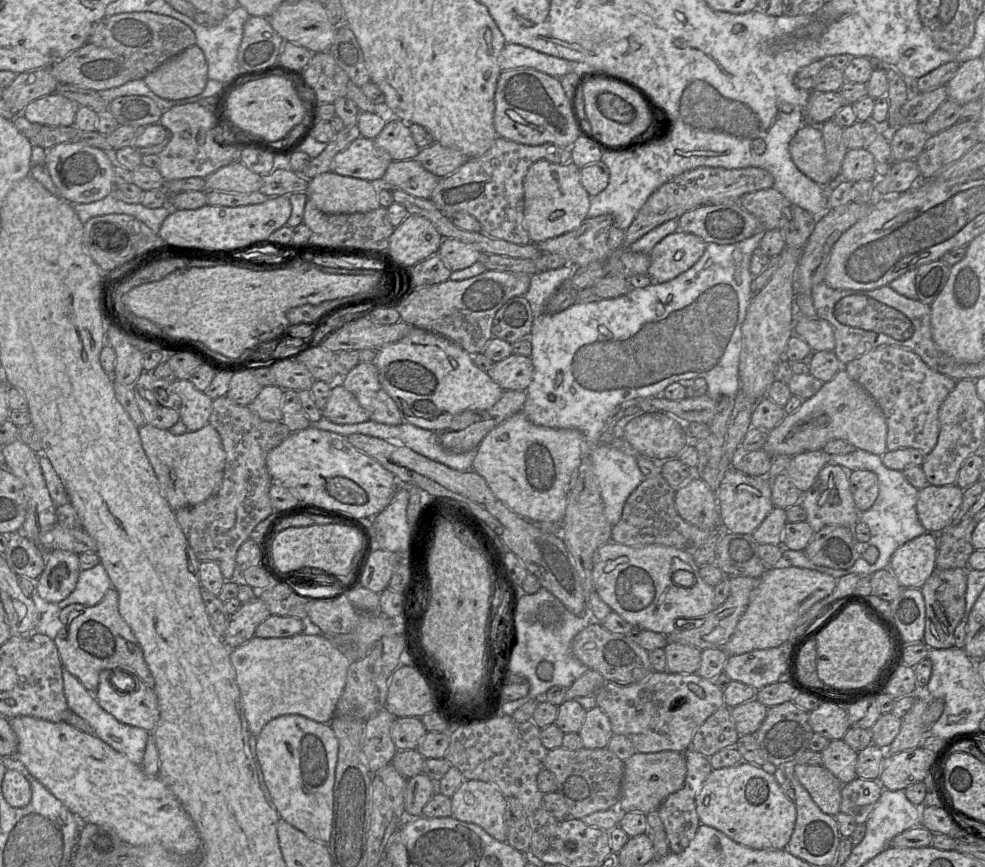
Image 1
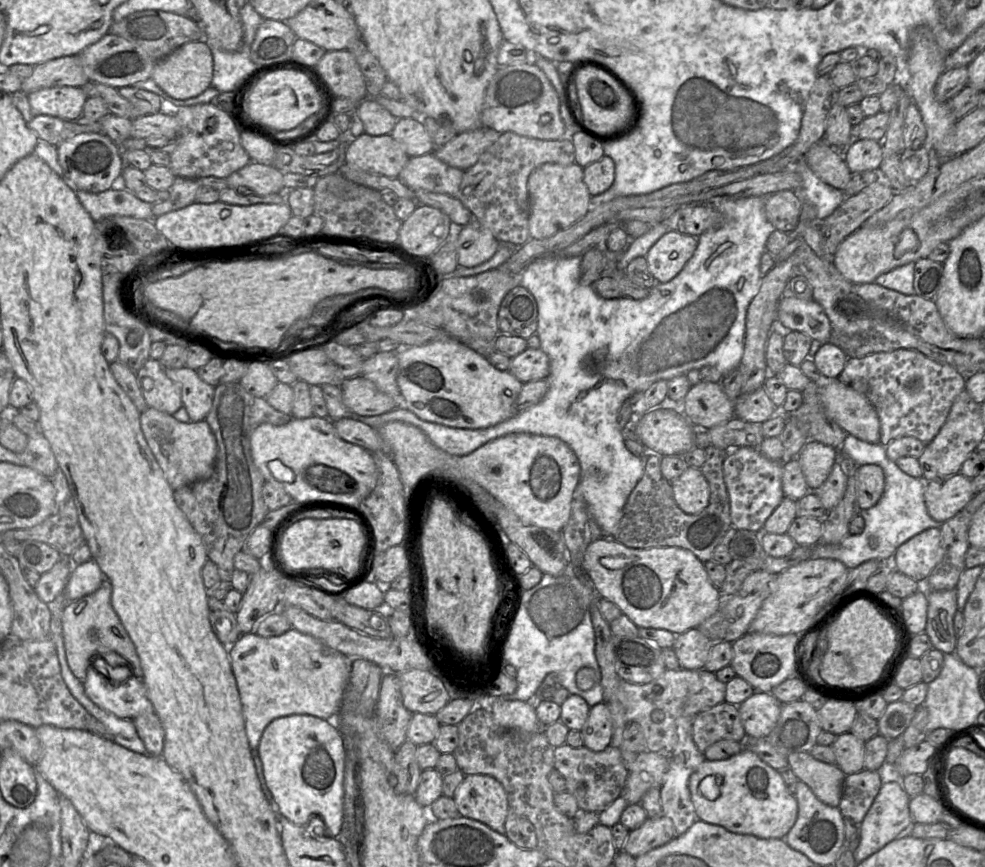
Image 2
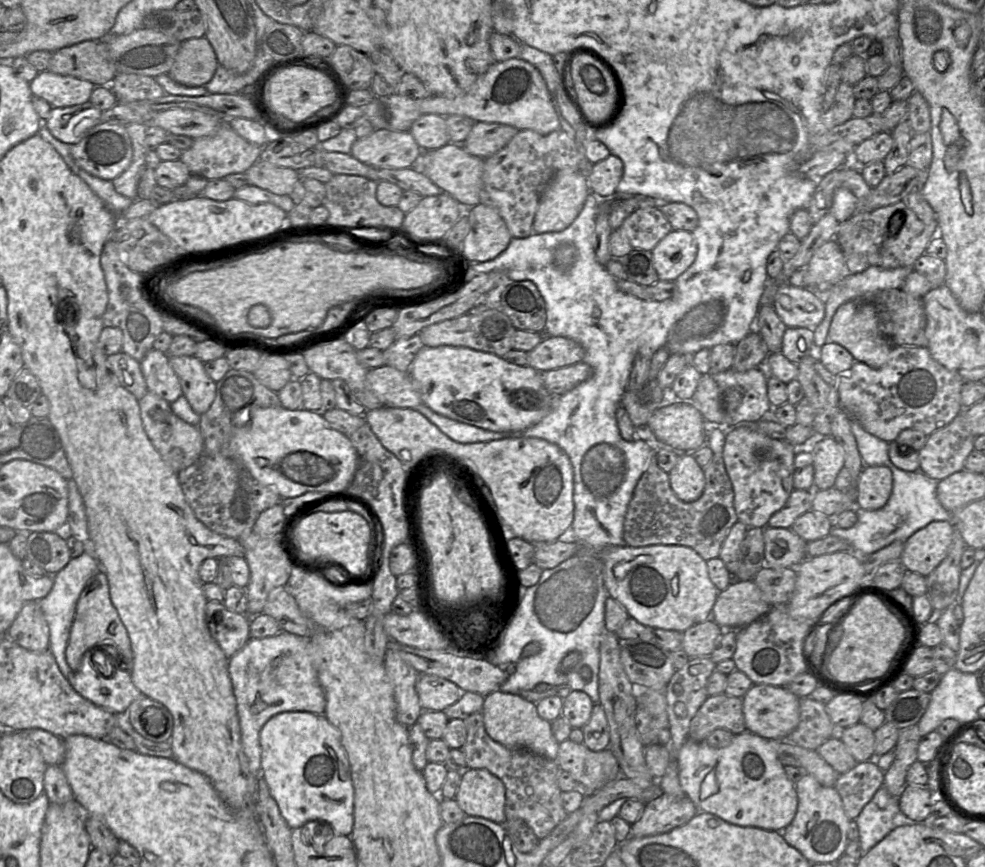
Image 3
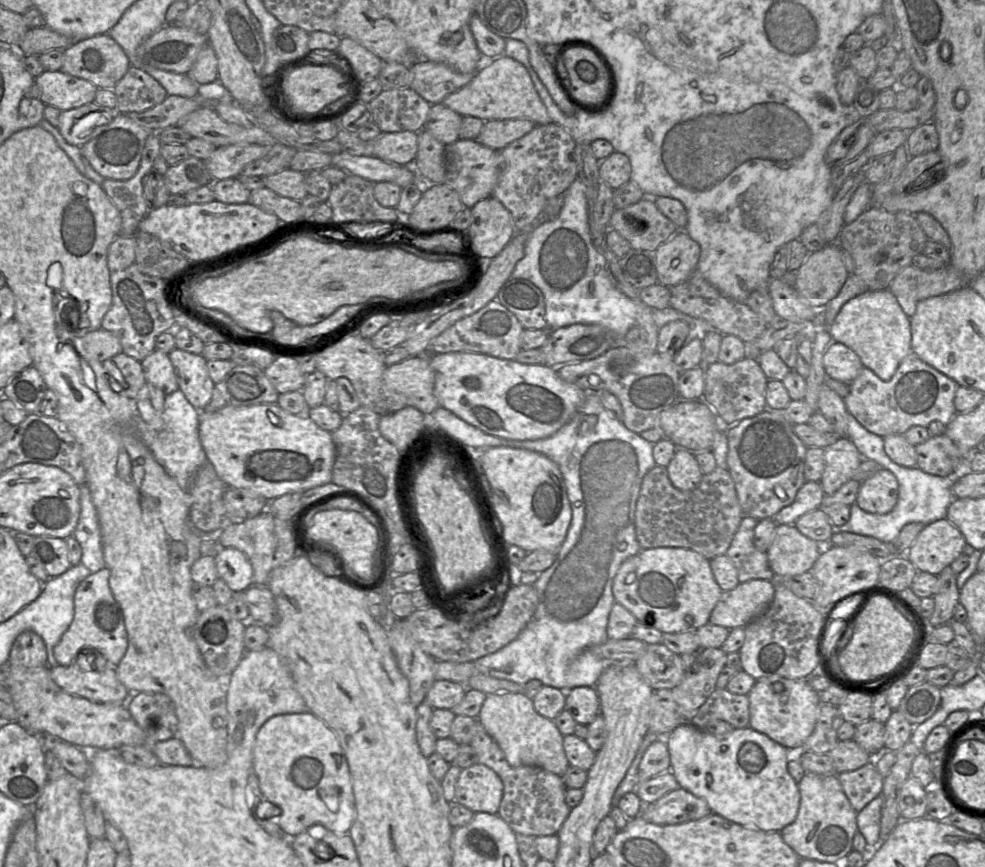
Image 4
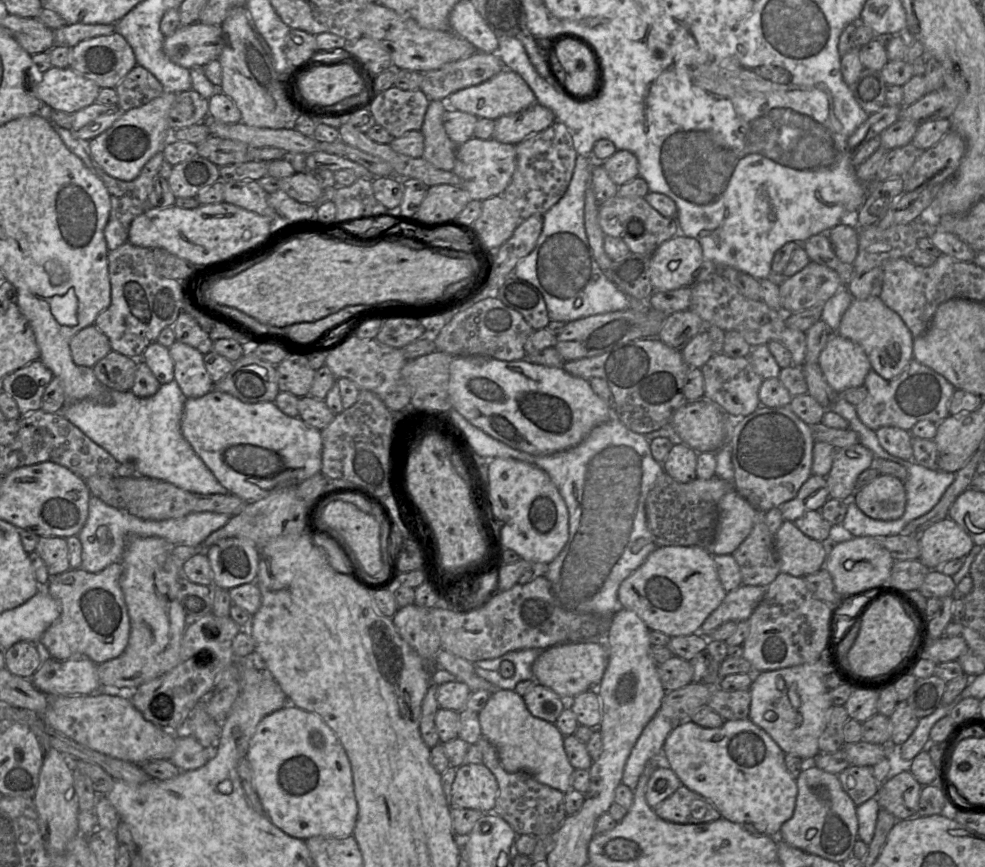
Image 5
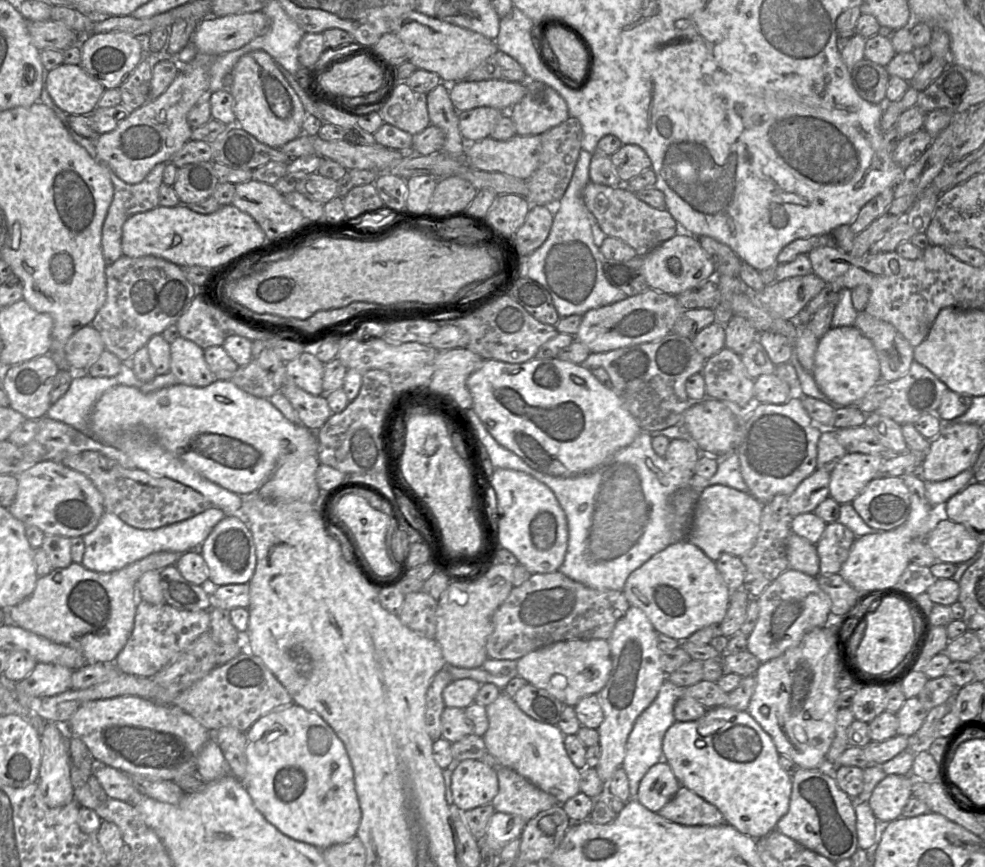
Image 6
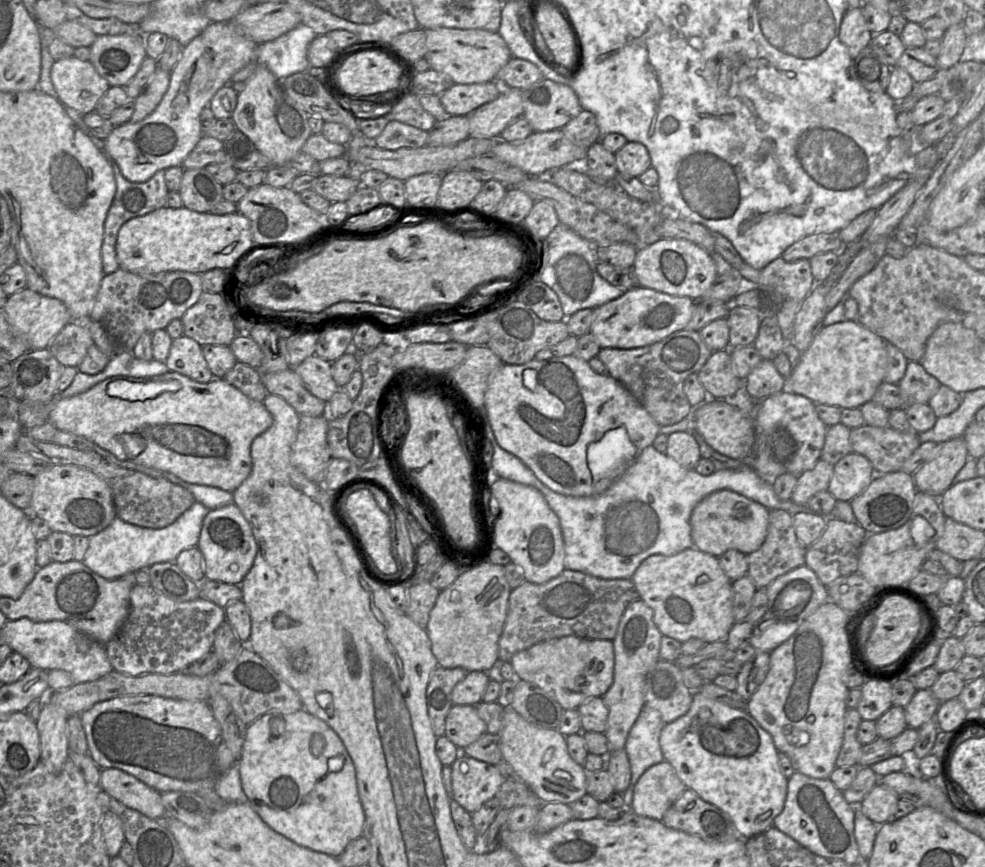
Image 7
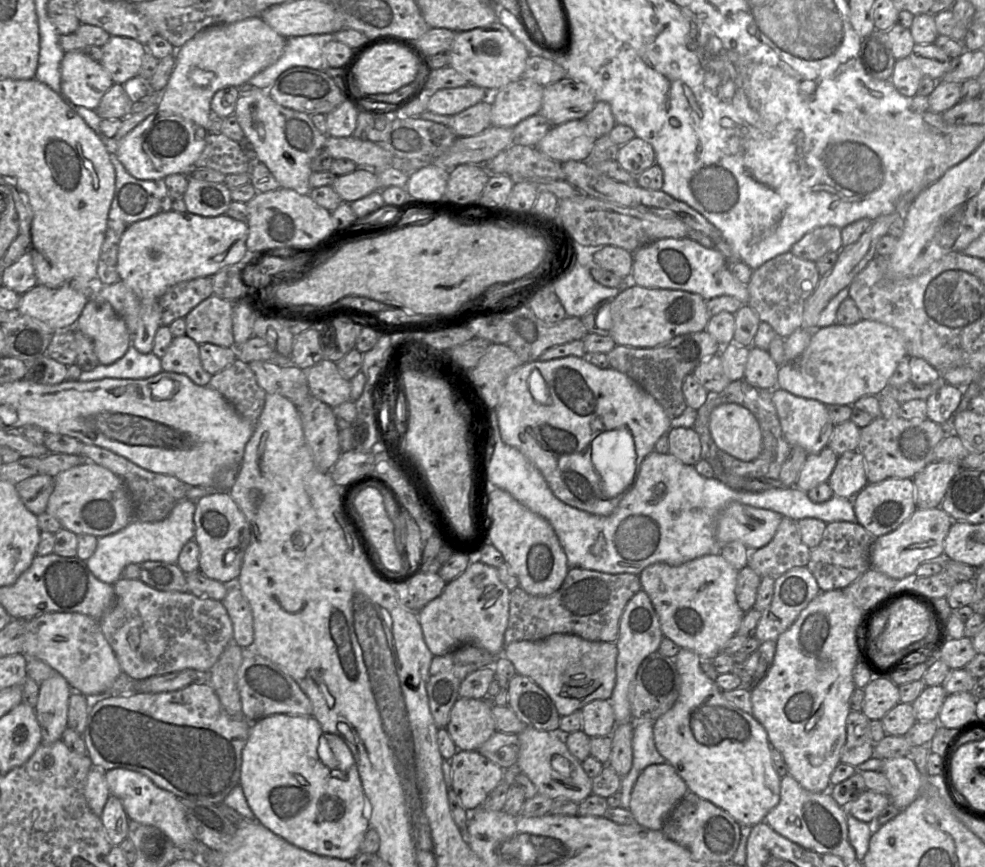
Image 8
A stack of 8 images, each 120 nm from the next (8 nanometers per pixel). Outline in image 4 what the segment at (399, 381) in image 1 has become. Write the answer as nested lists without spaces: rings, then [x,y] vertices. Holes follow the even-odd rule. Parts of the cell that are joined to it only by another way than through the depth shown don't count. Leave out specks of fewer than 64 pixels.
[[[472,352],[429,354],[439,405],[488,435],[538,440],[561,429],[583,404],[587,392],[560,378],[557,368],[521,364]]]

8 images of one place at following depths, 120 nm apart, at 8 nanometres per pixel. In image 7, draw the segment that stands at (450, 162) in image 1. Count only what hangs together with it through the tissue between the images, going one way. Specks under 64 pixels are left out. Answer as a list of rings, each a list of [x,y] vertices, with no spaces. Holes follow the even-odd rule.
[[[542,79],[523,90],[523,117],[534,132],[562,129],[583,110],[568,85]]]

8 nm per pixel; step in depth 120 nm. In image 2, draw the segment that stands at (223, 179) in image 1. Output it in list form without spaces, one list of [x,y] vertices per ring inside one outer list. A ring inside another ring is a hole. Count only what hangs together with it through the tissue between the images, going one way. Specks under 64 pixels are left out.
[[[250,162],[226,178],[228,188],[244,195],[265,196],[285,192],[283,173],[272,165]]]

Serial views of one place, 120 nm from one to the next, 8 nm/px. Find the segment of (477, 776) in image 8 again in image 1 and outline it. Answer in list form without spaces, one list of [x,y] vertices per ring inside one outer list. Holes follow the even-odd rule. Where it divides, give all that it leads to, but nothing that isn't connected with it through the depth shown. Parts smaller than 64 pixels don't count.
[[[464,780],[451,797],[452,817],[476,824],[494,839],[506,842],[506,799],[492,783]]]

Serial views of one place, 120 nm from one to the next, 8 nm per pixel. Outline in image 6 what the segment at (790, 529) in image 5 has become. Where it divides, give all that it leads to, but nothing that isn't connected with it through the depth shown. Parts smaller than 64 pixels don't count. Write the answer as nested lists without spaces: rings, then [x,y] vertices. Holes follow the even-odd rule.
[[[794,532],[787,539],[787,557],[790,569],[813,577],[819,575],[820,559],[816,545]]]

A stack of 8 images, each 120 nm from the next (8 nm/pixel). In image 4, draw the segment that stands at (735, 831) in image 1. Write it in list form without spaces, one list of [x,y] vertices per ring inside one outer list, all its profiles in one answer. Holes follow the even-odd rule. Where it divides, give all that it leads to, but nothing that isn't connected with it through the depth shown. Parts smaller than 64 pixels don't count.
[[[683,723],[675,728],[665,737],[665,743],[670,756],[670,772],[673,773],[677,782],[679,783],[679,786],[689,791],[696,797],[704,799],[712,813],[720,815],[742,826],[753,827],[765,832],[781,832],[783,828],[791,824],[796,819],[800,805],[800,792],[798,783],[795,782],[793,777],[788,772],[787,763],[793,753],[796,753],[797,751],[788,750],[784,746],[770,739],[767,735],[755,731],[751,727],[734,729],[729,735],[714,736],[707,733],[705,730],[703,730],[703,728],[697,728],[690,723]]]

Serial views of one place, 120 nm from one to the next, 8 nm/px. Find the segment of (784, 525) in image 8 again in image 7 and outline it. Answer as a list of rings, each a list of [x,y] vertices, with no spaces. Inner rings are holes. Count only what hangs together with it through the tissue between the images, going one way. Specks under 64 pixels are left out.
[[[770,510],[768,532],[762,546],[747,555],[747,575],[757,590],[766,588],[779,576],[806,565],[806,551],[807,548],[801,544],[796,536],[793,516],[785,510]]]

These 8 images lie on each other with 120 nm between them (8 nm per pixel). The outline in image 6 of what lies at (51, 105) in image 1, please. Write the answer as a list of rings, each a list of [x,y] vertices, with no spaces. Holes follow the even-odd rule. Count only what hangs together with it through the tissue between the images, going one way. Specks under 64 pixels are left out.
[[[60,64],[48,71],[44,84],[54,103],[68,115],[88,115],[96,108],[105,88],[80,65]]]

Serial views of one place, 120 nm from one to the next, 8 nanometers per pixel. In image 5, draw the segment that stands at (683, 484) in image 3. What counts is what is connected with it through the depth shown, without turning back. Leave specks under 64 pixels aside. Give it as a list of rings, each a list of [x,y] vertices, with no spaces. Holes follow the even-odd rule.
[[[674,444],[662,463],[664,471],[676,481],[688,483],[697,478],[698,453],[686,444]]]

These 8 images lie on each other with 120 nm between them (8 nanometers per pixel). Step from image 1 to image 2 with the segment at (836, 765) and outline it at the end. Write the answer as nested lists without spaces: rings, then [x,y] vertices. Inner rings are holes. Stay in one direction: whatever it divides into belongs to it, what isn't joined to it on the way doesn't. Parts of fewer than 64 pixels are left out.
[[[849,731],[837,736],[831,745],[836,756],[836,765],[846,776],[865,769],[865,744],[866,742]]]

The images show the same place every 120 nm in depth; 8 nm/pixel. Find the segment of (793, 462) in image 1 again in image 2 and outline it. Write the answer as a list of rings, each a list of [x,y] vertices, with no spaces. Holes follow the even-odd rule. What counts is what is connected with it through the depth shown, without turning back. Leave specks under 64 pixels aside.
[[[808,440],[797,455],[809,490],[820,487],[839,460],[839,450],[818,441]]]

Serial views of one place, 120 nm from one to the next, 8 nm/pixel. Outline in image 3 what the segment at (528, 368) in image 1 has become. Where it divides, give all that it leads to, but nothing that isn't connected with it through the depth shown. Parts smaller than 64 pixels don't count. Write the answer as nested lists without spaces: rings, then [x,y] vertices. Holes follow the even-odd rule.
[[[548,336],[528,352],[527,365],[544,372],[581,362],[584,356],[584,348],[576,341]]]

